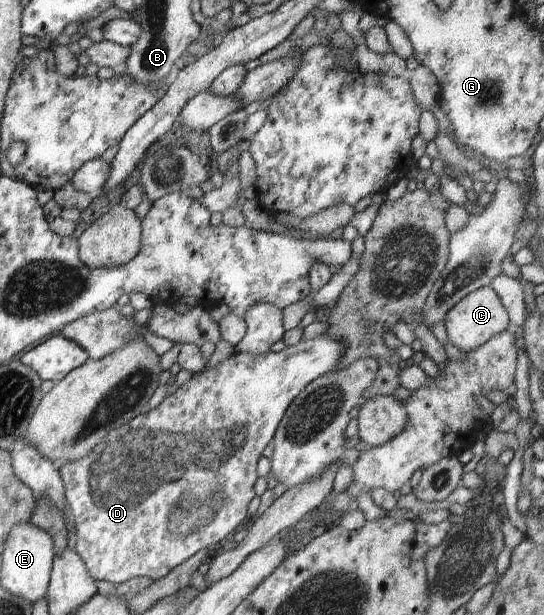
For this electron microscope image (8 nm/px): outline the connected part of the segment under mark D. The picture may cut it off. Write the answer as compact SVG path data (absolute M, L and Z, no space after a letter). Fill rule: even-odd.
M324 334L314 339L303 339L297 345L285 347L280 352L271 351L263 355L235 353L227 361L223 361L221 365L215 365L211 369L202 370L199 374L193 374L193 377L185 385L179 387L174 395L166 396L165 400L155 409L151 409L149 413L141 413L129 421L129 424L114 429L105 437L105 441L97 445L87 457L73 461L73 463L65 463L58 473L63 479L66 501L75 519L75 529L78 535L78 539L75 541L75 551L81 557L81 561L85 563L89 576L95 581L109 581L114 585L124 583L134 577L143 576L156 581L166 577L171 569L183 564L200 550L207 549L209 545L215 545L223 539L230 538L249 519L248 506L256 497L254 485L258 479L256 473L258 460L262 457L261 453L273 440L275 431L277 431L289 405L310 382L327 373L336 372L337 367L341 365L341 357L345 355L345 351L347 351L345 343L340 338L327 337ZM163 435L169 435L169 439L161 441Z

